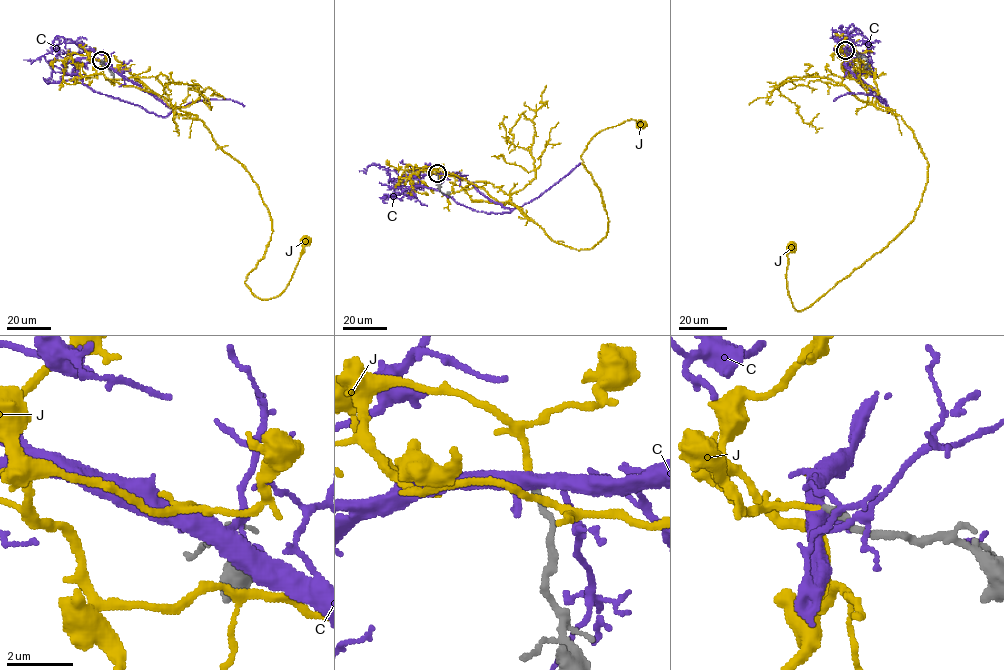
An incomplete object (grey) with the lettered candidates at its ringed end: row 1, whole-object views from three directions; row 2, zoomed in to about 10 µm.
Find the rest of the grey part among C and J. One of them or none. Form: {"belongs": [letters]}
{"belongs": ["J"]}

